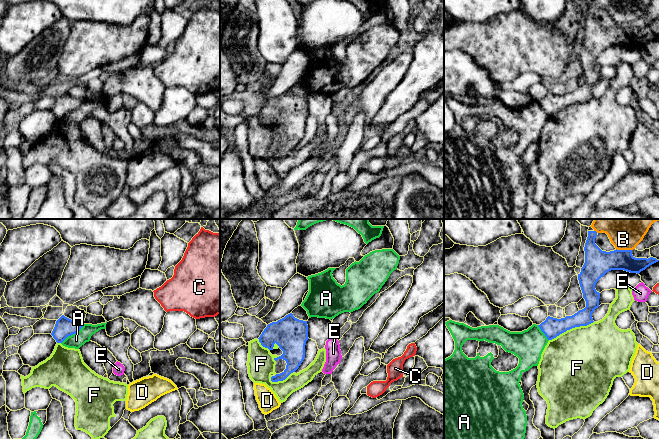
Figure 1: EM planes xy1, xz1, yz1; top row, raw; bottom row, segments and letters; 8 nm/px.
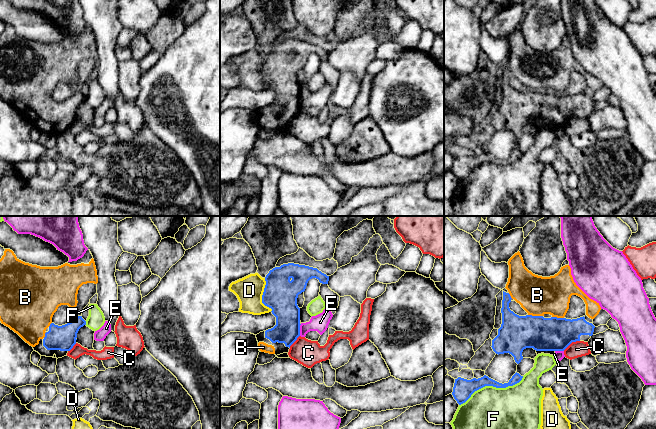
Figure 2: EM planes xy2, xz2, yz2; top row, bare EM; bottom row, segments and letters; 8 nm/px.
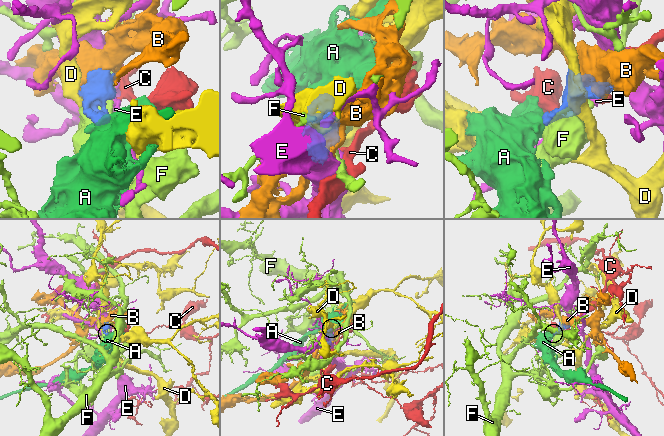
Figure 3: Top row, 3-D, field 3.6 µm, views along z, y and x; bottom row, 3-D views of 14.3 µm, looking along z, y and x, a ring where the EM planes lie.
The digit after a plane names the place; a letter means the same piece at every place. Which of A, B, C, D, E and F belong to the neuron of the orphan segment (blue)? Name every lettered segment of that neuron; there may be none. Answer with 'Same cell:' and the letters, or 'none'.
Same cell: B

